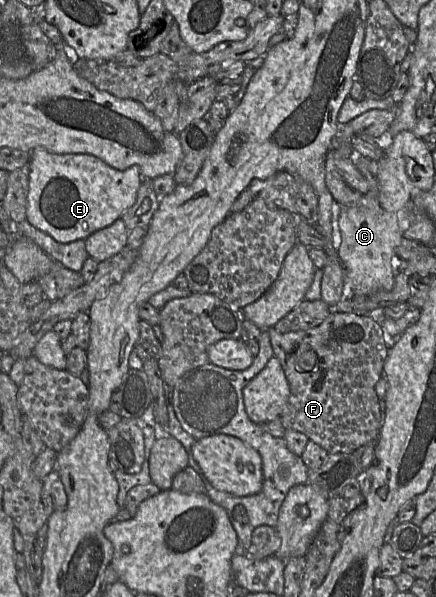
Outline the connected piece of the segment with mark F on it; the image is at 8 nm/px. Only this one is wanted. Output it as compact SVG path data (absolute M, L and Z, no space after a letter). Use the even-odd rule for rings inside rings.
M332 312L320 325L308 330L279 333L271 327L262 331L267 331L274 357L280 361L289 383L290 396L281 415L287 430L303 433L329 453L354 453L363 445L376 443L383 419L375 386L382 376L390 350L389 338L381 321L370 315ZM308 350L317 353L318 361L312 371L305 372L297 365L297 360Z

